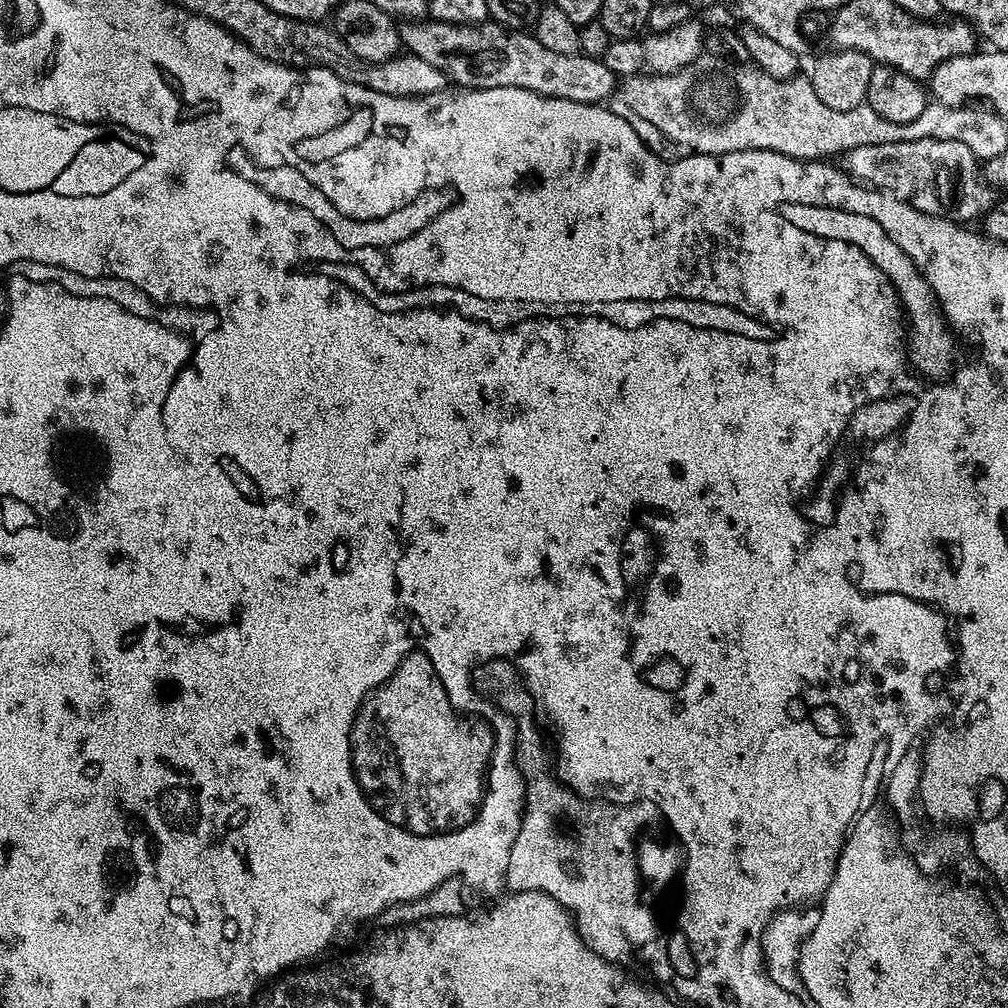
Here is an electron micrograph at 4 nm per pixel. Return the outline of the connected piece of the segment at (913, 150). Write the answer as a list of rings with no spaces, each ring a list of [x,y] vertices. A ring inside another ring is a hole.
[[[922,138],[914,142],[886,142],[878,146],[862,146],[843,153],[843,171],[865,188],[883,192],[913,204],[927,216],[941,216],[957,222],[979,221],[993,211],[993,189],[984,183],[981,165],[962,142]]]

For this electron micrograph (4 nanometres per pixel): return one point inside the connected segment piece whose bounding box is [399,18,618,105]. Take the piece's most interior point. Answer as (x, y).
(472, 56)

